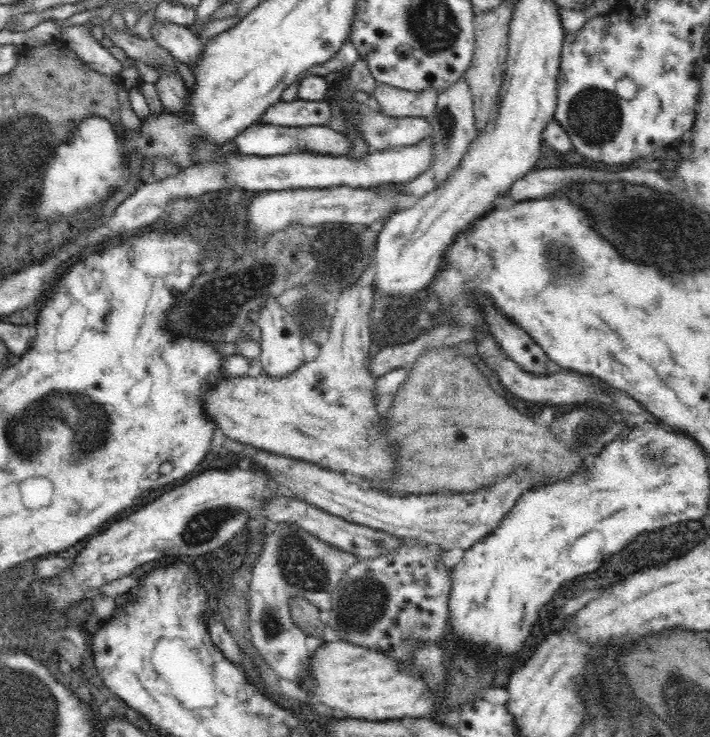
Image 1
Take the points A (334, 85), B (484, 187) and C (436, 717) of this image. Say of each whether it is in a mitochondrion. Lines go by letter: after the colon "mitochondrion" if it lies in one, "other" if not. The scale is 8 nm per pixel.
A: other
B: other
C: other

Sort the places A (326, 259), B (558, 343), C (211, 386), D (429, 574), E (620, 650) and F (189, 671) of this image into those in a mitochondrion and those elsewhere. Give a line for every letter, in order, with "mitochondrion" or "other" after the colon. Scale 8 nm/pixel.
A: mitochondrion
B: other
C: other
D: other
E: other
F: other

